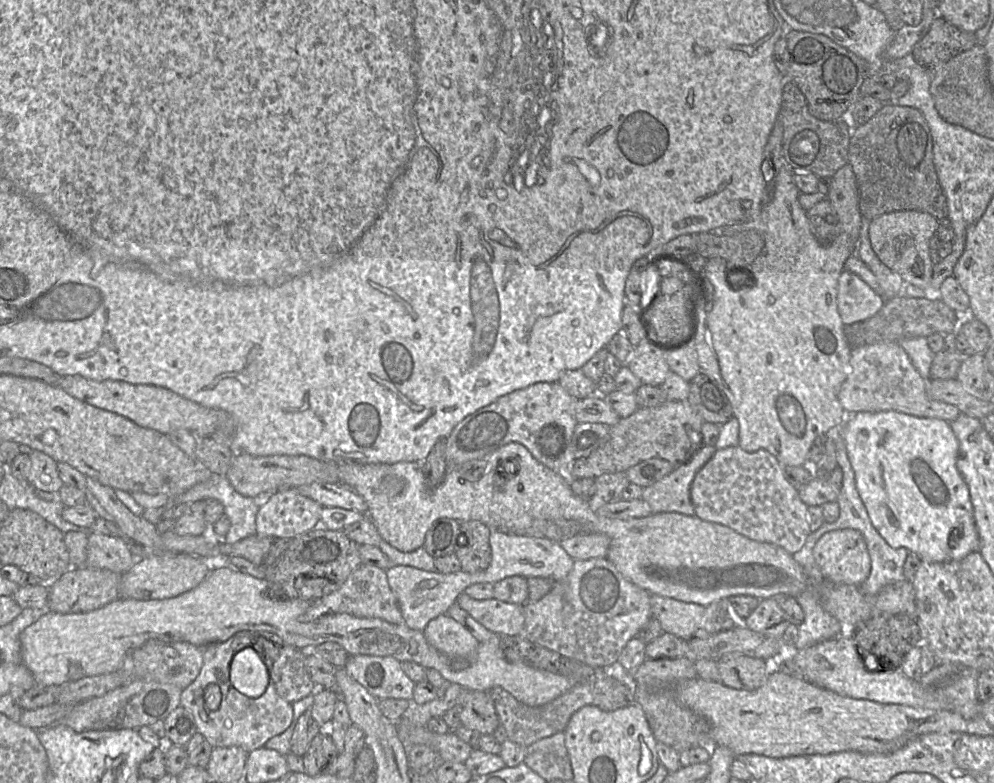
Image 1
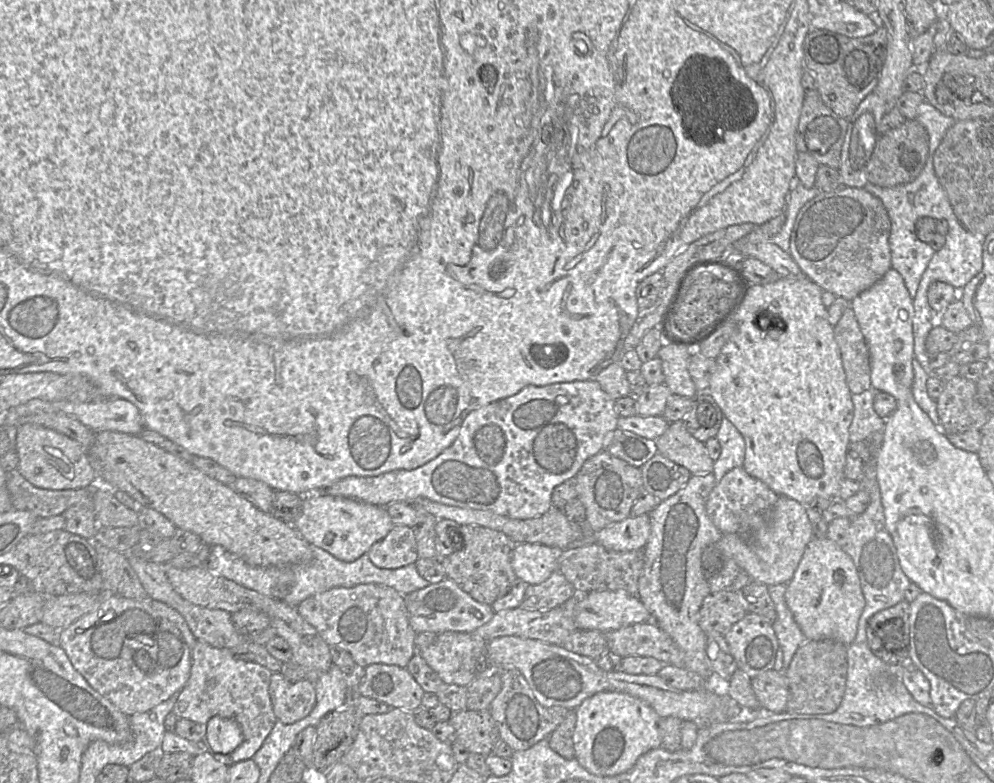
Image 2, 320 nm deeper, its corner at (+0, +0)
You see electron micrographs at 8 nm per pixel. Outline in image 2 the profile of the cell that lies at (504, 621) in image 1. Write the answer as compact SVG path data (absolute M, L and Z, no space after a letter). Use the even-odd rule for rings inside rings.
M449 578L437 583L429 583L425 588L402 596L409 614L409 624L416 633L474 632L489 622L495 613L491 605L476 601Z

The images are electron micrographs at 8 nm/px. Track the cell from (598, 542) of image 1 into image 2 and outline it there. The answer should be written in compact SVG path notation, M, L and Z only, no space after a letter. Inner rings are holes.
M649 514L629 516L596 532L596 543L619 552L643 549L650 528Z

